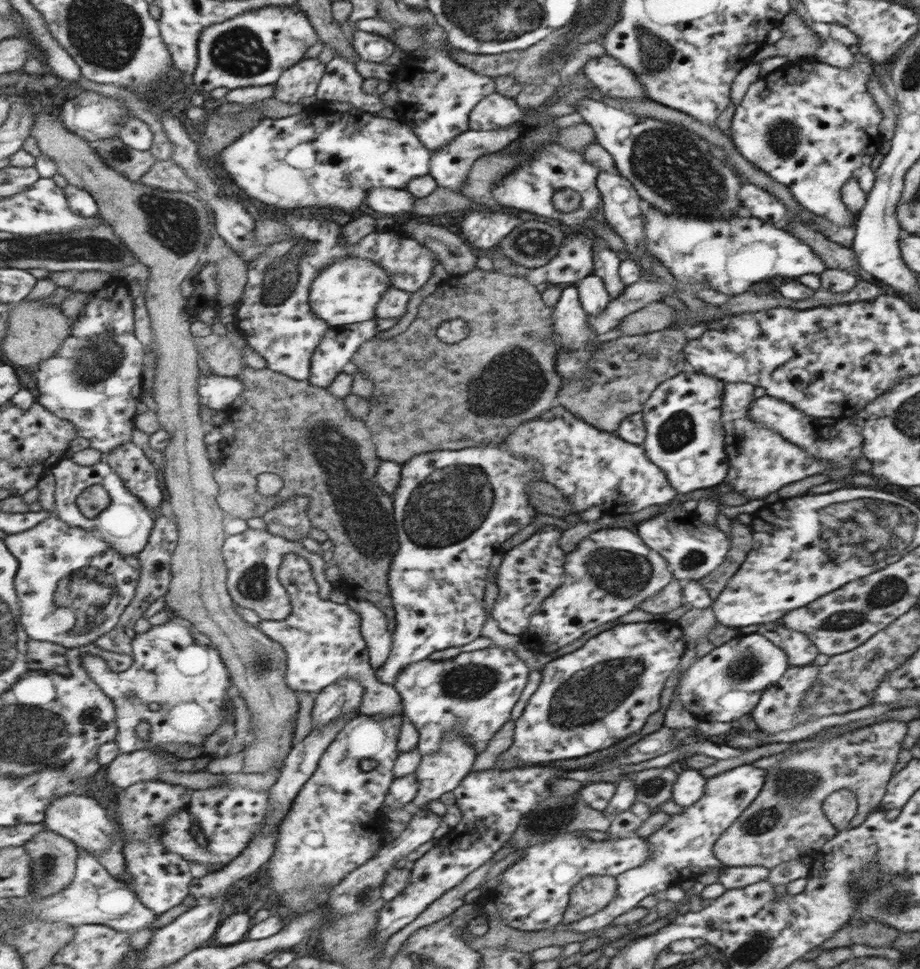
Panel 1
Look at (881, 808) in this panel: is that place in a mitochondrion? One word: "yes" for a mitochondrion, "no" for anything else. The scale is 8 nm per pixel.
no

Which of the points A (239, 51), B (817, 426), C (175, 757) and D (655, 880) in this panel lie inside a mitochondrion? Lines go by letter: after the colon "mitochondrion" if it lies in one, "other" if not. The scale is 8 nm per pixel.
A: mitochondrion
B: other
C: other
D: other

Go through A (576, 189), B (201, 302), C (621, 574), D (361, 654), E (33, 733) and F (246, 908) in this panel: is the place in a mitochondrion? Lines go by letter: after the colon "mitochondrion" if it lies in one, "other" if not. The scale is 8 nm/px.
A: other
B: other
C: mitochondrion
D: other
E: mitochondrion
F: other

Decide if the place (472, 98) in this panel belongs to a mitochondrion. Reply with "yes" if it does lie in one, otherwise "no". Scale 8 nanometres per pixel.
no

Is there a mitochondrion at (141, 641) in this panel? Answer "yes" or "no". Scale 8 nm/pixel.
no

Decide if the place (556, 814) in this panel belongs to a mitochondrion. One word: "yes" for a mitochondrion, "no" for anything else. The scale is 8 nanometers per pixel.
yes

